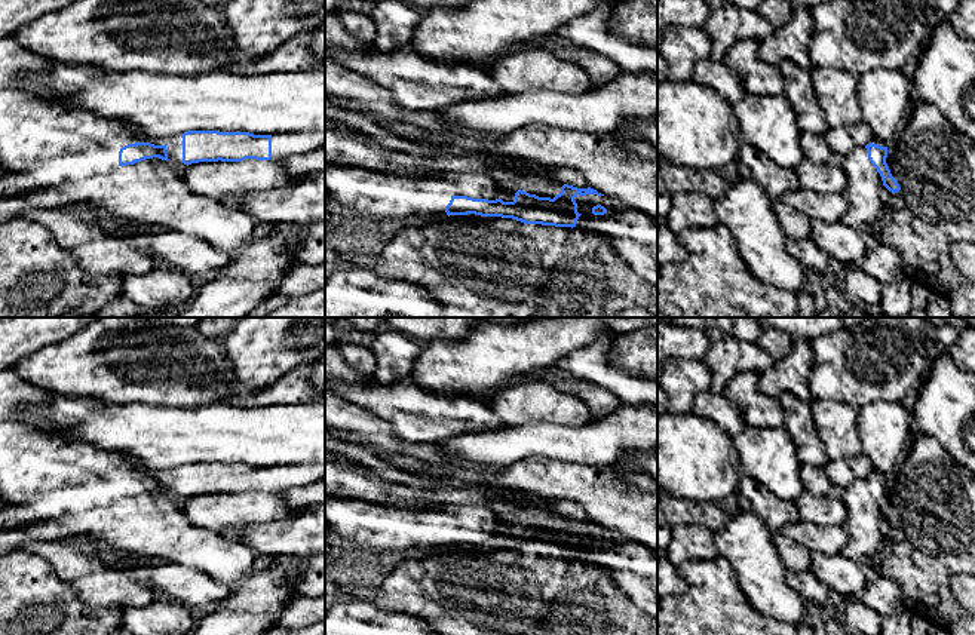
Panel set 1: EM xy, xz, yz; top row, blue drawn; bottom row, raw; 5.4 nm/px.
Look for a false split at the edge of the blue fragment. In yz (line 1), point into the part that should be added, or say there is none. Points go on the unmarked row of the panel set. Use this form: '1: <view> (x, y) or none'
1: yz (843, 472)

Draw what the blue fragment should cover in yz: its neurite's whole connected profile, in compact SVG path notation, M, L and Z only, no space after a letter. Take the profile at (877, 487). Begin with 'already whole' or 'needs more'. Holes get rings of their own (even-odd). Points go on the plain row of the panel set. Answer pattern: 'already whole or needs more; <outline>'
needs more; M864 455L856 458L830 460L825 472L831 484L840 485L843 488L847 488L856 479L864 478L868 484L870 494L882 509L883 518L893 527L901 522L898 513L892 509L886 496L887 479L873 476L873 467Z

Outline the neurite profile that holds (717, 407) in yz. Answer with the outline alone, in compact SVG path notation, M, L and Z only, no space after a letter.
M700 389L692 412L715 421L733 439L745 429L742 414L724 393Z

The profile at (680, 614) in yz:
M726 558L692 559L678 565L677 573L687 583L687 592L659 601L657 635L798 635L797 626L766 617L751 607Z

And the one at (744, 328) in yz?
M674 318L671 322L700 331L721 328L738 340L751 343L757 343L764 329L755 318Z

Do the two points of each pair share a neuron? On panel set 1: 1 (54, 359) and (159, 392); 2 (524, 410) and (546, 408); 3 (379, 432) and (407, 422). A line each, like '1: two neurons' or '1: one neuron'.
1: one neuron
2: one neuron
3: two neurons

